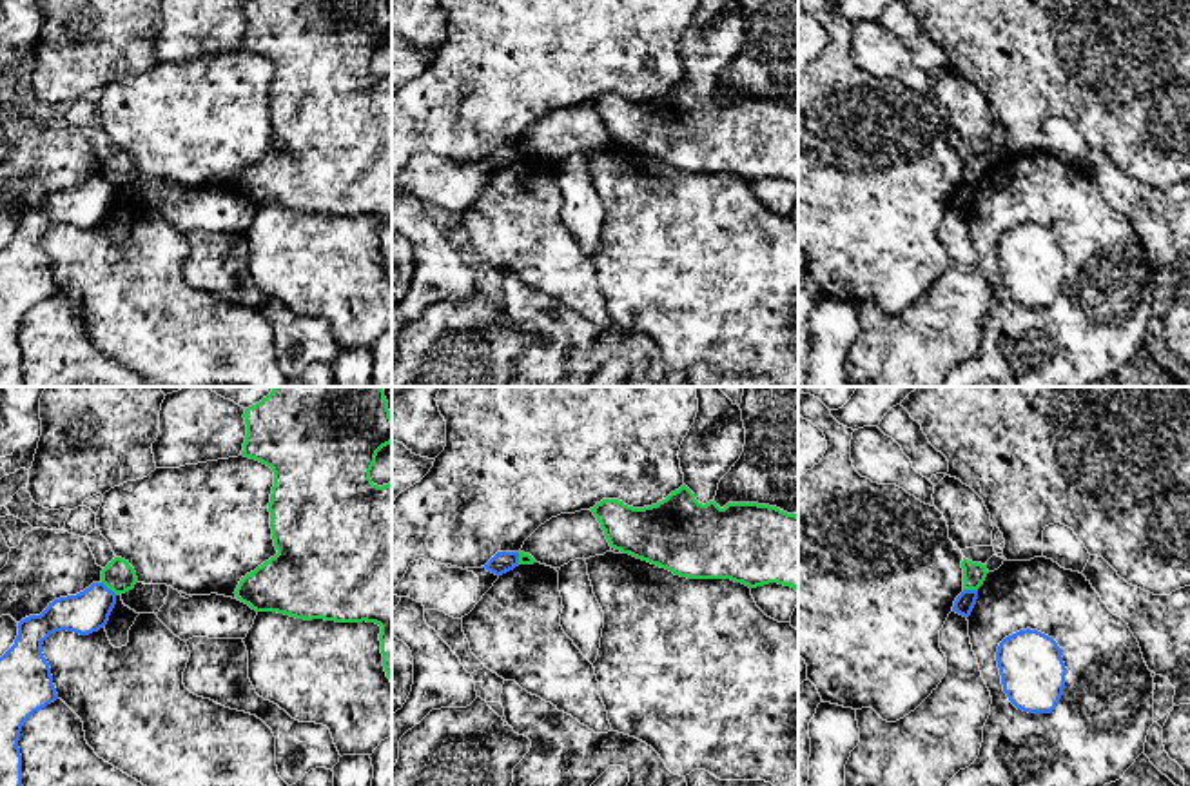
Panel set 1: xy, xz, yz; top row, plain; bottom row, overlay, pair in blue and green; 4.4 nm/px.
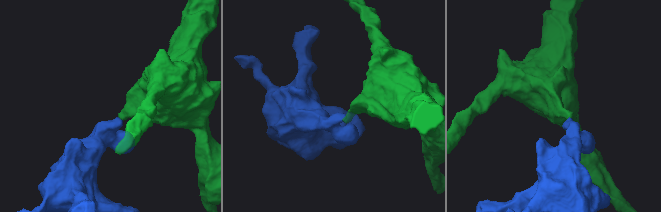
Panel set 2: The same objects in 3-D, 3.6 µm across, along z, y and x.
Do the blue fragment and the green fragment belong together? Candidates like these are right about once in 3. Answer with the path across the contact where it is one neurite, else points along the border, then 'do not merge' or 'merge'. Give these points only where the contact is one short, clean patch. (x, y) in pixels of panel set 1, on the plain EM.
border xy (102, 175), (117, 187); do not merge

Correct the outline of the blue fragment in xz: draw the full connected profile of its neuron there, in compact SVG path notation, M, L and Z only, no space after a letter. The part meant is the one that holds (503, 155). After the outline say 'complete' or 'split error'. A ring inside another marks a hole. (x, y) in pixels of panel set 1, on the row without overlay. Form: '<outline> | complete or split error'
M497 145L483 162L495 169L502 169L519 160L519 145Z | complete

